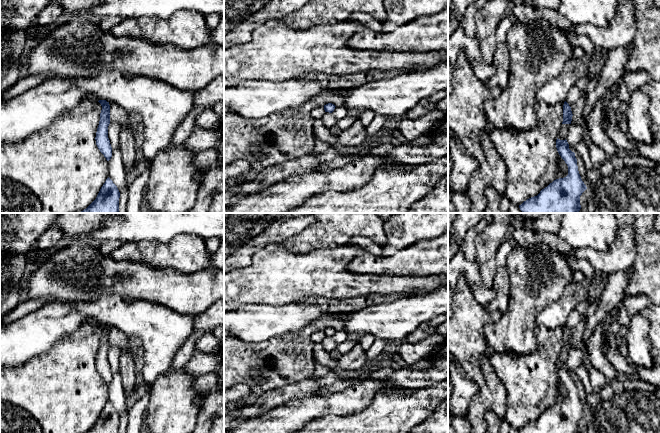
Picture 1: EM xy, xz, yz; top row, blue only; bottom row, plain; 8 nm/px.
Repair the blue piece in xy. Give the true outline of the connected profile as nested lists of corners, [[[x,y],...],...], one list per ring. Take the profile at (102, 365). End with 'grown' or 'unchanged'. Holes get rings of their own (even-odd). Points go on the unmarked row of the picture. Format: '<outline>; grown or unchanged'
[[[106,324],[98,325],[102,334],[100,337],[100,345],[96,356],[96,369],[107,385],[112,381],[112,371],[108,362],[108,350],[110,348],[110,329]]]; unchanged

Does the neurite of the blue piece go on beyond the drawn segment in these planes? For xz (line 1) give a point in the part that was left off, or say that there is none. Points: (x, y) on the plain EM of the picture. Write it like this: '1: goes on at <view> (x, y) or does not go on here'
1: does not go on here

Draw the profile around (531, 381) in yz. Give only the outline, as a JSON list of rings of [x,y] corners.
[[[536,324],[536,350],[527,355],[494,351],[489,358],[507,391],[507,407],[501,419],[500,433],[510,433],[513,429],[521,429],[527,423],[537,420],[542,413],[561,401],[556,364],[563,346],[563,329],[564,327],[548,329],[544,325]]]

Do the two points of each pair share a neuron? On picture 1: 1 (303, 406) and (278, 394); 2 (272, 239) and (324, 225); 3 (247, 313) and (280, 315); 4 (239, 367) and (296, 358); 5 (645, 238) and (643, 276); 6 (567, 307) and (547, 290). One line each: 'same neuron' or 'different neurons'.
1: different neurons
2: different neurons
3: same neuron
4: same neuron
5: same neuron
6: different neurons

